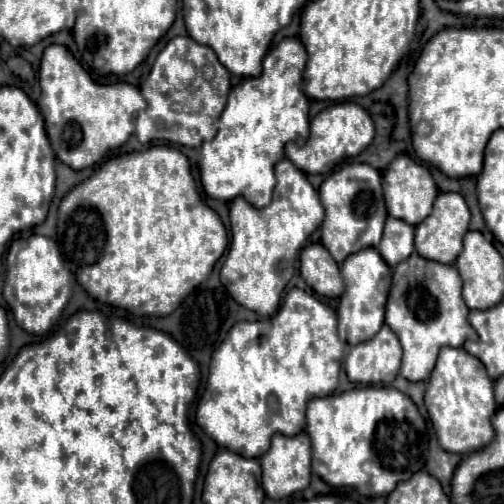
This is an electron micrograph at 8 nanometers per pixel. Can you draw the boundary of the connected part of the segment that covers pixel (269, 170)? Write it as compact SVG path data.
M286 37L272 47L264 57L264 71L260 77L248 77L230 91L228 103L218 121L218 133L212 141L204 141L200 151L202 153L200 177L208 197L220 201L232 201L234 197L242 195L256 209L262 209L270 203L272 189L276 185L274 165L284 157L284 145L288 141L304 143L310 135L310 117L308 117L310 99L300 89L304 65L306 65L304 45L300 43L298 37Z

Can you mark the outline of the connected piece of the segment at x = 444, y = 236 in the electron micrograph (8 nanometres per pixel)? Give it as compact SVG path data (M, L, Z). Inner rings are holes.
M438 193L432 213L420 225L416 225L416 239L414 239L416 253L438 263L454 263L462 251L462 237L468 231L468 223L470 223L470 211L466 207L464 197L460 193Z

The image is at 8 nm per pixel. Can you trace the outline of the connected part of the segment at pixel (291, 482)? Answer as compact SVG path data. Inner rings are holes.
M298 433L294 437L274 435L272 447L266 455L260 457L262 488L270 499L284 499L292 493L298 493L310 483L310 437L306 433Z

